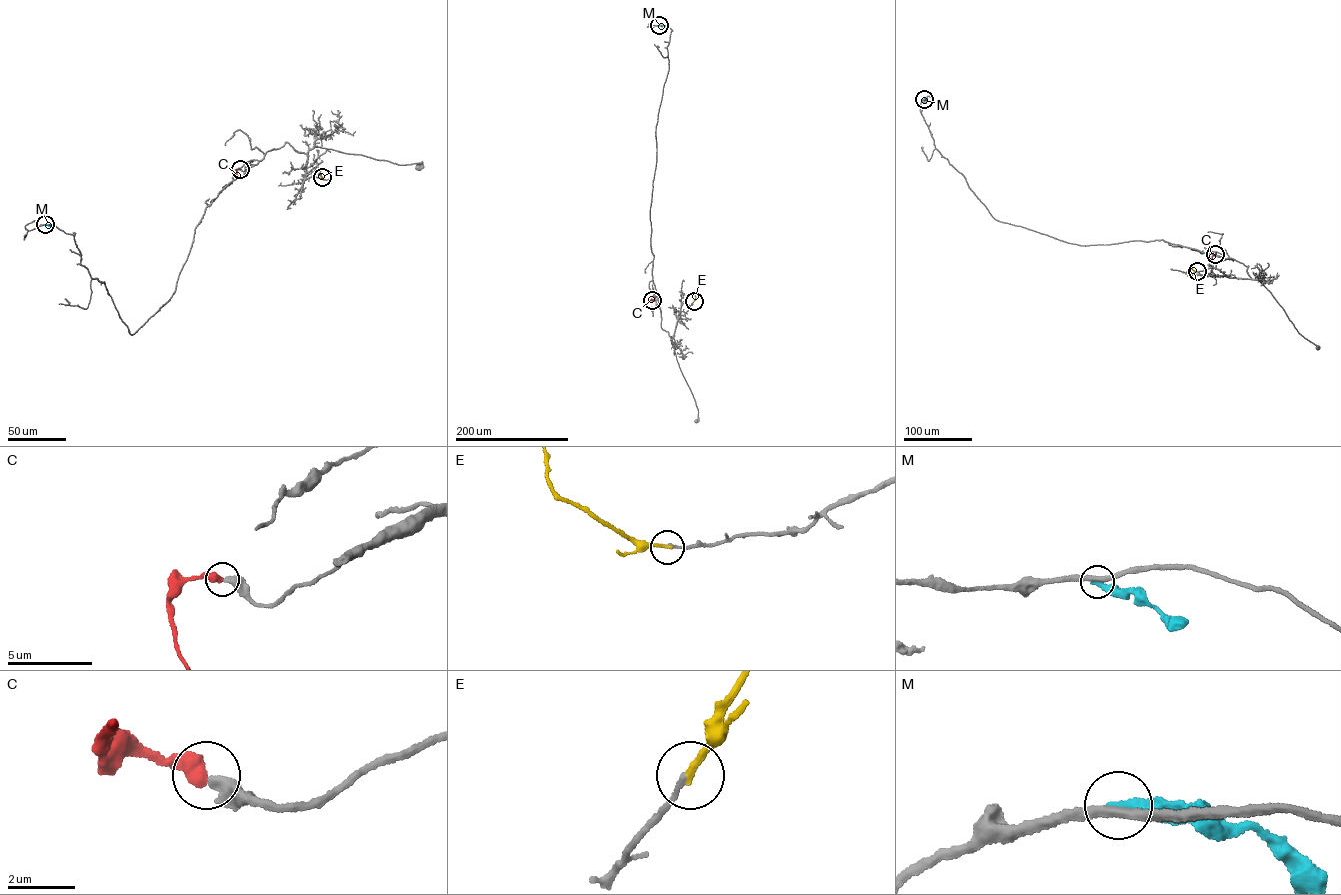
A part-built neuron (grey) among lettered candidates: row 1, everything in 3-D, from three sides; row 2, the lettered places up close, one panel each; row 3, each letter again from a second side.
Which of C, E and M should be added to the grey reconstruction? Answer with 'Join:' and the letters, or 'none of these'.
Join: C

